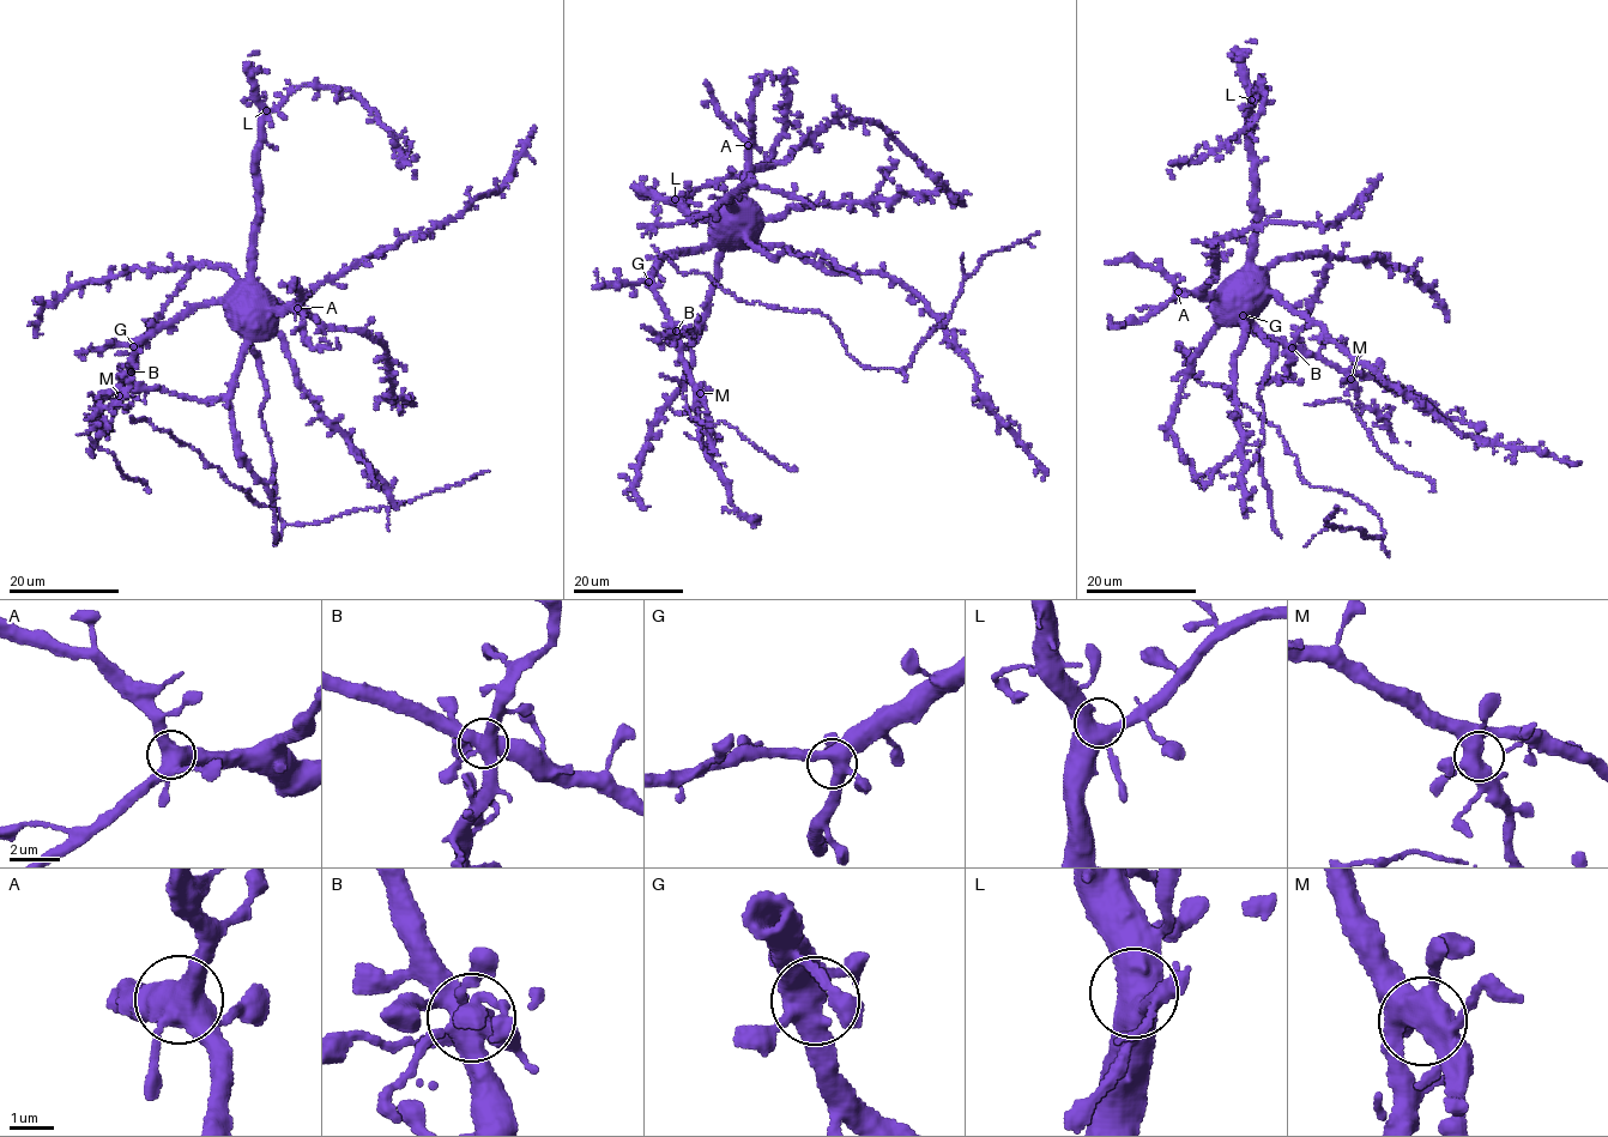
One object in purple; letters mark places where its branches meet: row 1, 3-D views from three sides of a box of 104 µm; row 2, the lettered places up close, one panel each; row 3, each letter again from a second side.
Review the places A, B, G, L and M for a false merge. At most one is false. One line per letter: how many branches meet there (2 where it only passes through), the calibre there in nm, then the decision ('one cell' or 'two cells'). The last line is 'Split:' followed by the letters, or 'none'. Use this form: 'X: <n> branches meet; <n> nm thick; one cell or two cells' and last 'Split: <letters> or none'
A: 5 branches meet; 480 nm thick; one cell
B: 7 branches meet; 550 nm thick; one cell
G: 5 branches meet; 500 nm thick; one cell
L: 4 branches meet; 480 nm thick; one cell
M: 5 branches meet; 480 nm thick; one cell
Split: none

